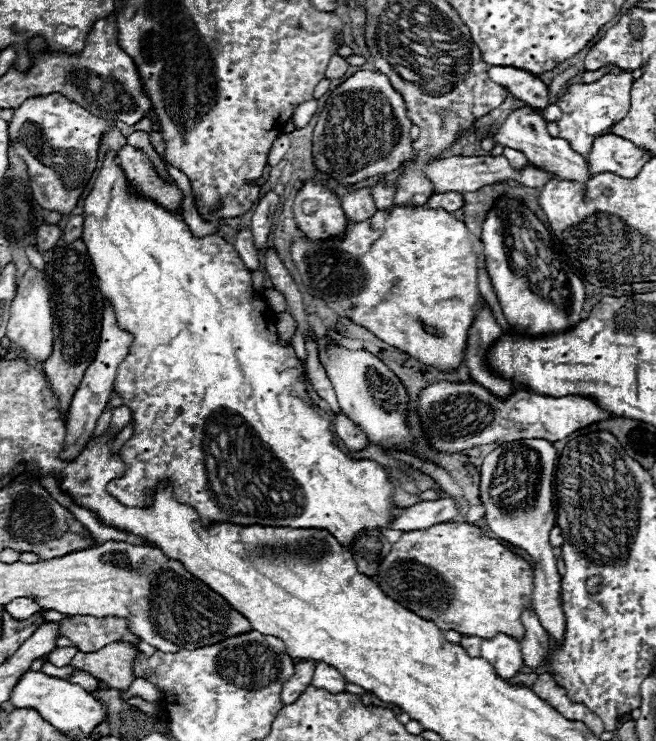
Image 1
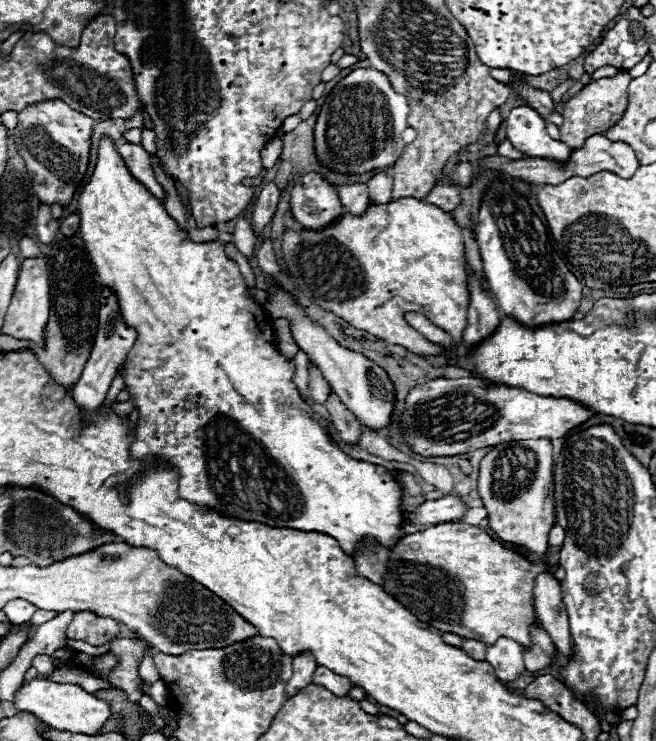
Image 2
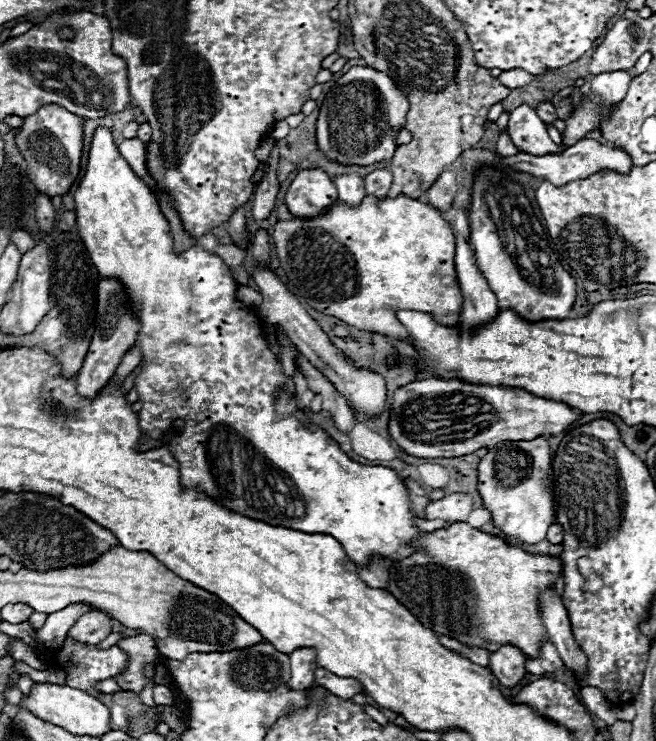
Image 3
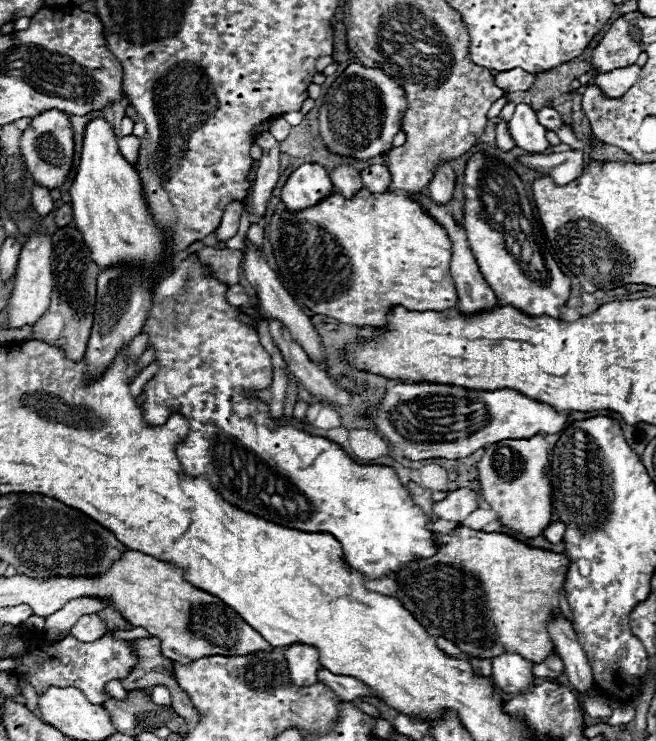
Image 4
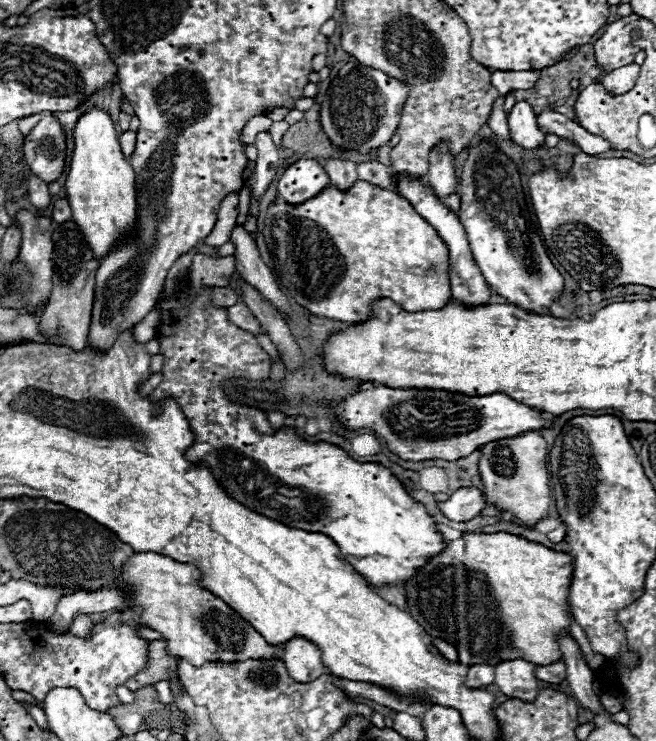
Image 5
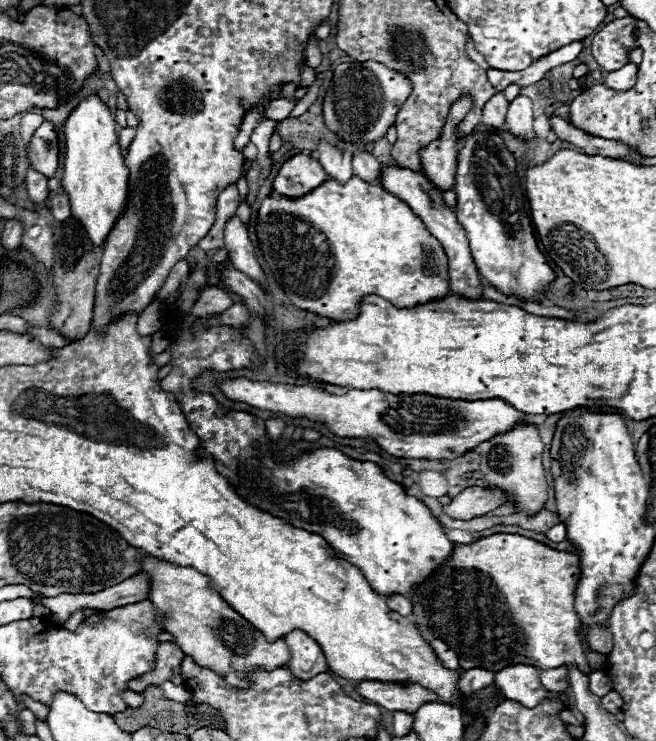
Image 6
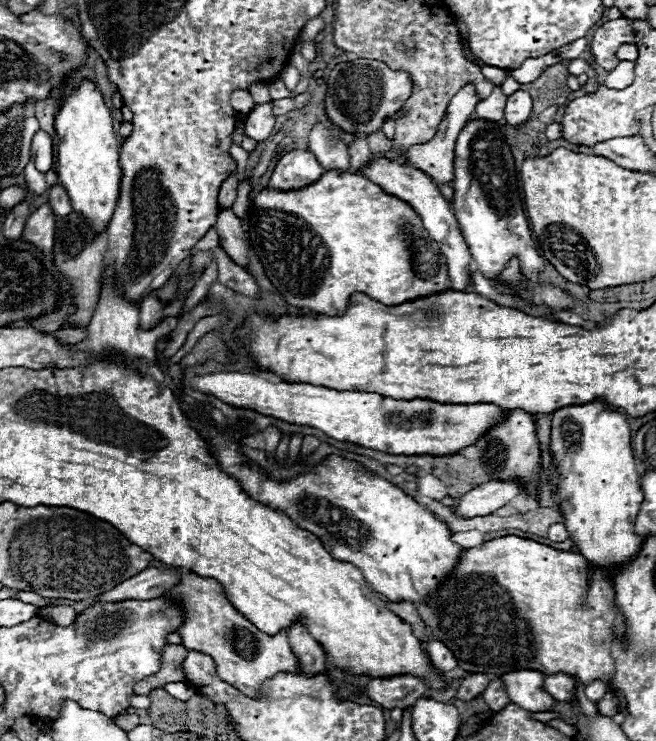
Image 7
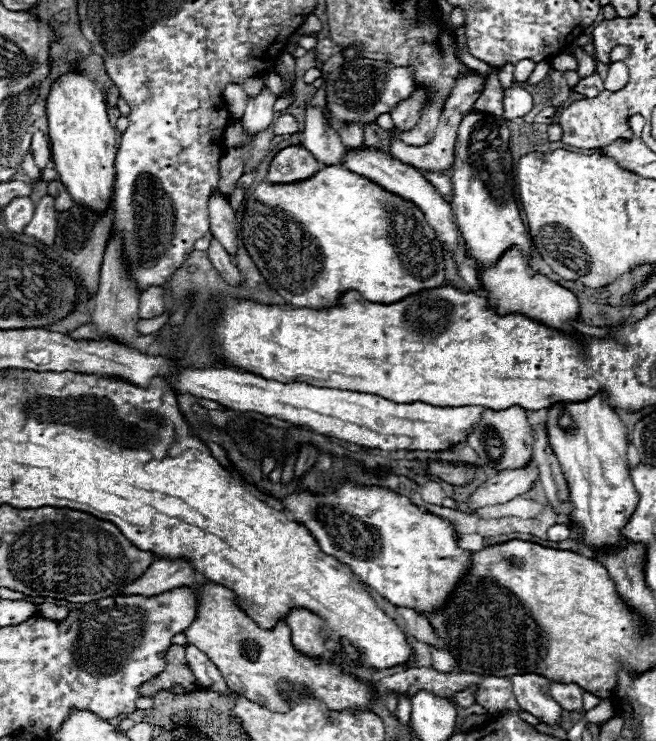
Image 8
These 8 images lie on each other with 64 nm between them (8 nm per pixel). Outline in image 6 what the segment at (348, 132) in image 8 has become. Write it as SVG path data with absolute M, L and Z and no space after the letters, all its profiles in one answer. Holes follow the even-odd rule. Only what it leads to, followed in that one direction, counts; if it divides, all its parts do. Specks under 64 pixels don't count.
M354 152L352 156L352 172L360 176L366 182L378 182L380 174L380 162L370 154L370 152Z

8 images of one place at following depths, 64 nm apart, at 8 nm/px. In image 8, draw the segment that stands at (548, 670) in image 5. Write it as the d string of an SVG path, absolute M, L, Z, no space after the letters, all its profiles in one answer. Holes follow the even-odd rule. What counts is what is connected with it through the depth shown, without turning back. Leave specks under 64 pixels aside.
M550 684L550 696L568 712L580 712L582 710L582 694L584 690L578 684Z

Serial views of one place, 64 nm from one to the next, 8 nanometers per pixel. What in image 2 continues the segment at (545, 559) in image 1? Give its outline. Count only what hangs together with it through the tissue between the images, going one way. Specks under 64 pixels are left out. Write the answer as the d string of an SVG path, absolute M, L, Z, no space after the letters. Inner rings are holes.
M546 438L516 440L492 446L480 462L478 494L488 510L490 528L506 542L524 546L544 556L548 532L554 526L554 504L550 498L552 484L552 444ZM544 572L536 578L534 608L536 608L536 616L542 622L542 628L548 632L548 636L556 644L556 650L564 658L572 658L574 644L572 644L572 636L570 636L568 616L566 616L562 596L560 596L560 584L548 572Z

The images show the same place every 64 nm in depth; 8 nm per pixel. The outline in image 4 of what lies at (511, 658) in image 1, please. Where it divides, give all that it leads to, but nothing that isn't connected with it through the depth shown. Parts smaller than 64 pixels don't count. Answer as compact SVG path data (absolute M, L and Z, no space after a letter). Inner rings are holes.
M502 654L492 660L494 684L506 694L524 694L532 686L532 662L518 654Z

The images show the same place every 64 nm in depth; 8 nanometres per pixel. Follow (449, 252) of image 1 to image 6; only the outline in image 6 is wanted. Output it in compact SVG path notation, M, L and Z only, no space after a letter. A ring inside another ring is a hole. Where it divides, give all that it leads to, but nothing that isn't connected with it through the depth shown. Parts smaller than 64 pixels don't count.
M352 176L346 184L326 178L324 184L300 198L276 198L276 194L272 194L260 200L254 228L270 276L290 302L296 308L326 318L354 318L358 314L358 300L368 294L380 296L398 308L412 308L416 304L444 298L450 292L448 258L440 242L426 230L424 222L404 200L386 192L378 184L360 180L358 176Z

